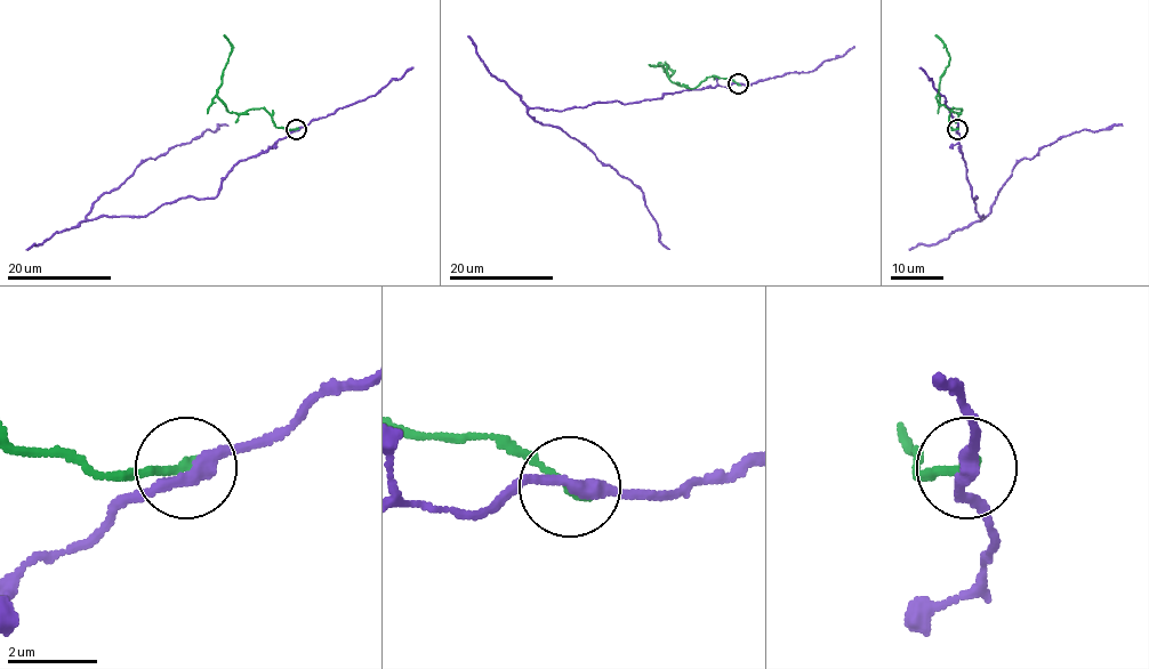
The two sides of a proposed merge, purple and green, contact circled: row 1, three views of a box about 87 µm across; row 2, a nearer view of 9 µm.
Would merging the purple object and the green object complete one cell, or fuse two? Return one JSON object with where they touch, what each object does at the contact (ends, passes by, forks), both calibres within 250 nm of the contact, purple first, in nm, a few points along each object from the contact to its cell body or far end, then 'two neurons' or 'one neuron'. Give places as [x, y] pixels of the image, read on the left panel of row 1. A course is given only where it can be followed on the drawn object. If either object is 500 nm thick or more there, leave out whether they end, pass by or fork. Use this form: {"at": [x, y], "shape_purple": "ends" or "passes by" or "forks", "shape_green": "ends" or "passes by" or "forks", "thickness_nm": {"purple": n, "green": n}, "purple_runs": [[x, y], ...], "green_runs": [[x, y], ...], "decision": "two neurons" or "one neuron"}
{"at": [296, 129], "shape_purple": "passes by", "shape_green": "ends", "thickness_nm": {"purple": 320, "green": 200}, "purple_runs": [[297, 129], [241, 160], [215, 198], [181, 198], [144, 216], [86, 217], [149, 159], [227, 126]], "green_runs": [[297, 129], [276, 127], [263, 107], [238, 113], [226, 109], [217, 88], [232, 46], [224, 34]], "decision": "two neurons"}

